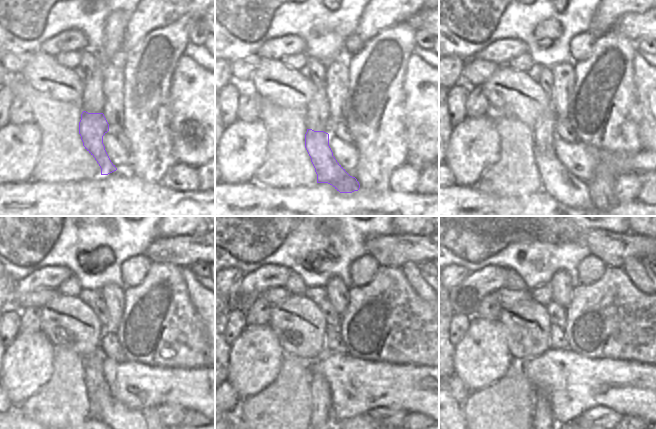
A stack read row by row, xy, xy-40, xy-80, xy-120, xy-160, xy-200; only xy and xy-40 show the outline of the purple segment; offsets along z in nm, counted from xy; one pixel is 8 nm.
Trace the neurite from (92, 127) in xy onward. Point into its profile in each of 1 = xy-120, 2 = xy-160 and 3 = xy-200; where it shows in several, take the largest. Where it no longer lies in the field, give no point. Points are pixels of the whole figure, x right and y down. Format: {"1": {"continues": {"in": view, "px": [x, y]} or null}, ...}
{"1": {"continues": {"in": "xy-120", "px": [113, 413]}}, "2": {"continues": {"in": "xy-160", "px": [364, 419]}}, "3": {"continues": {"in": "xy-200", "px": [580, 419]}}}

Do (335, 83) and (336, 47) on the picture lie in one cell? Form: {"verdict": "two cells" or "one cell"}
{"verdict": "two cells"}

